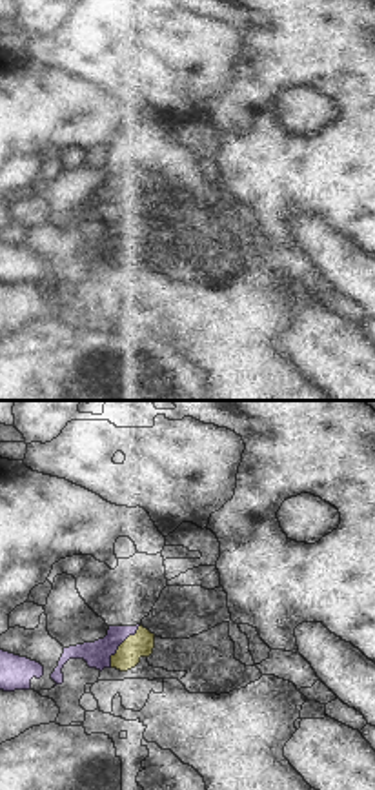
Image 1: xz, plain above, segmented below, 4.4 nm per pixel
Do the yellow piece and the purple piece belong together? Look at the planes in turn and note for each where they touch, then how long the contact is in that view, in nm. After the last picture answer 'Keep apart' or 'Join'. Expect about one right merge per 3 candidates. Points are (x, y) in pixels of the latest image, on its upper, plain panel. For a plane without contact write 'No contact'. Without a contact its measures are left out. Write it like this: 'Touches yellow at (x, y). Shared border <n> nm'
Touches yellow at (121, 237). Shared border 240 nm

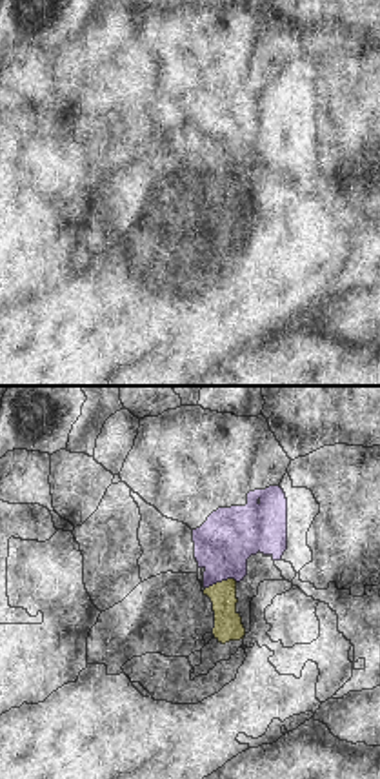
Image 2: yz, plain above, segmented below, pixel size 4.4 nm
Touches yellow at (222, 173). Shared border 150 nm

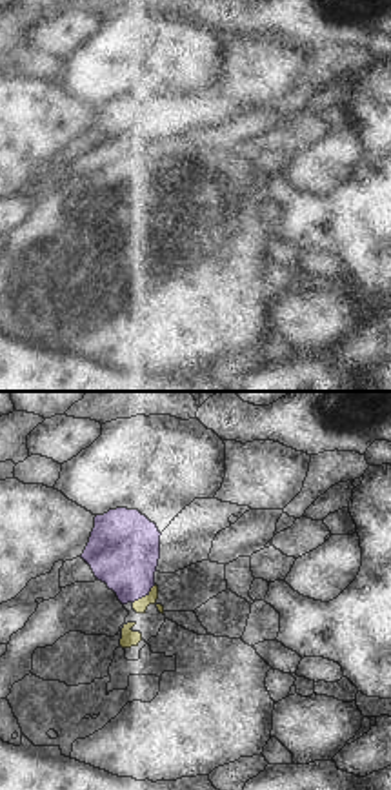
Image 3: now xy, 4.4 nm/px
Touches yellow at (146, 188). Shared border 130 nm

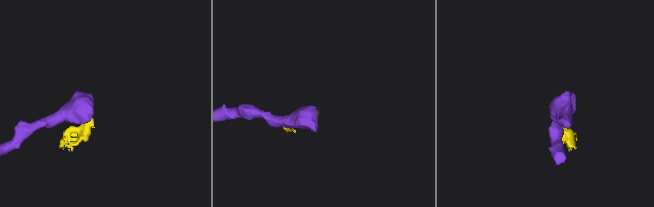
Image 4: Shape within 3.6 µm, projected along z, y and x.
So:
Keep apart

